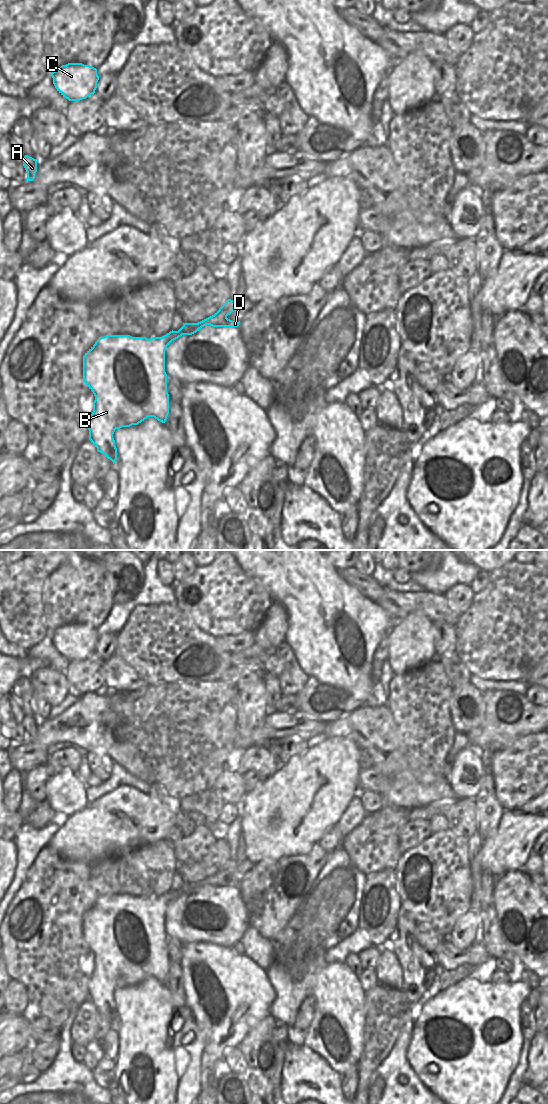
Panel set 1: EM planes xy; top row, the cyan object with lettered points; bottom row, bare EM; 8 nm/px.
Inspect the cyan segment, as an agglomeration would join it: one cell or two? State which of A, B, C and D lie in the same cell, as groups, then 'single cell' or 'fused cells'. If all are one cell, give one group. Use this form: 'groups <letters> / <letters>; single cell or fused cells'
groups A B C D; single cell

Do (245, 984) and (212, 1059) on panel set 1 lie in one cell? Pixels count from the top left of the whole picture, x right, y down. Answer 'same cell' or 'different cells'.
same cell

